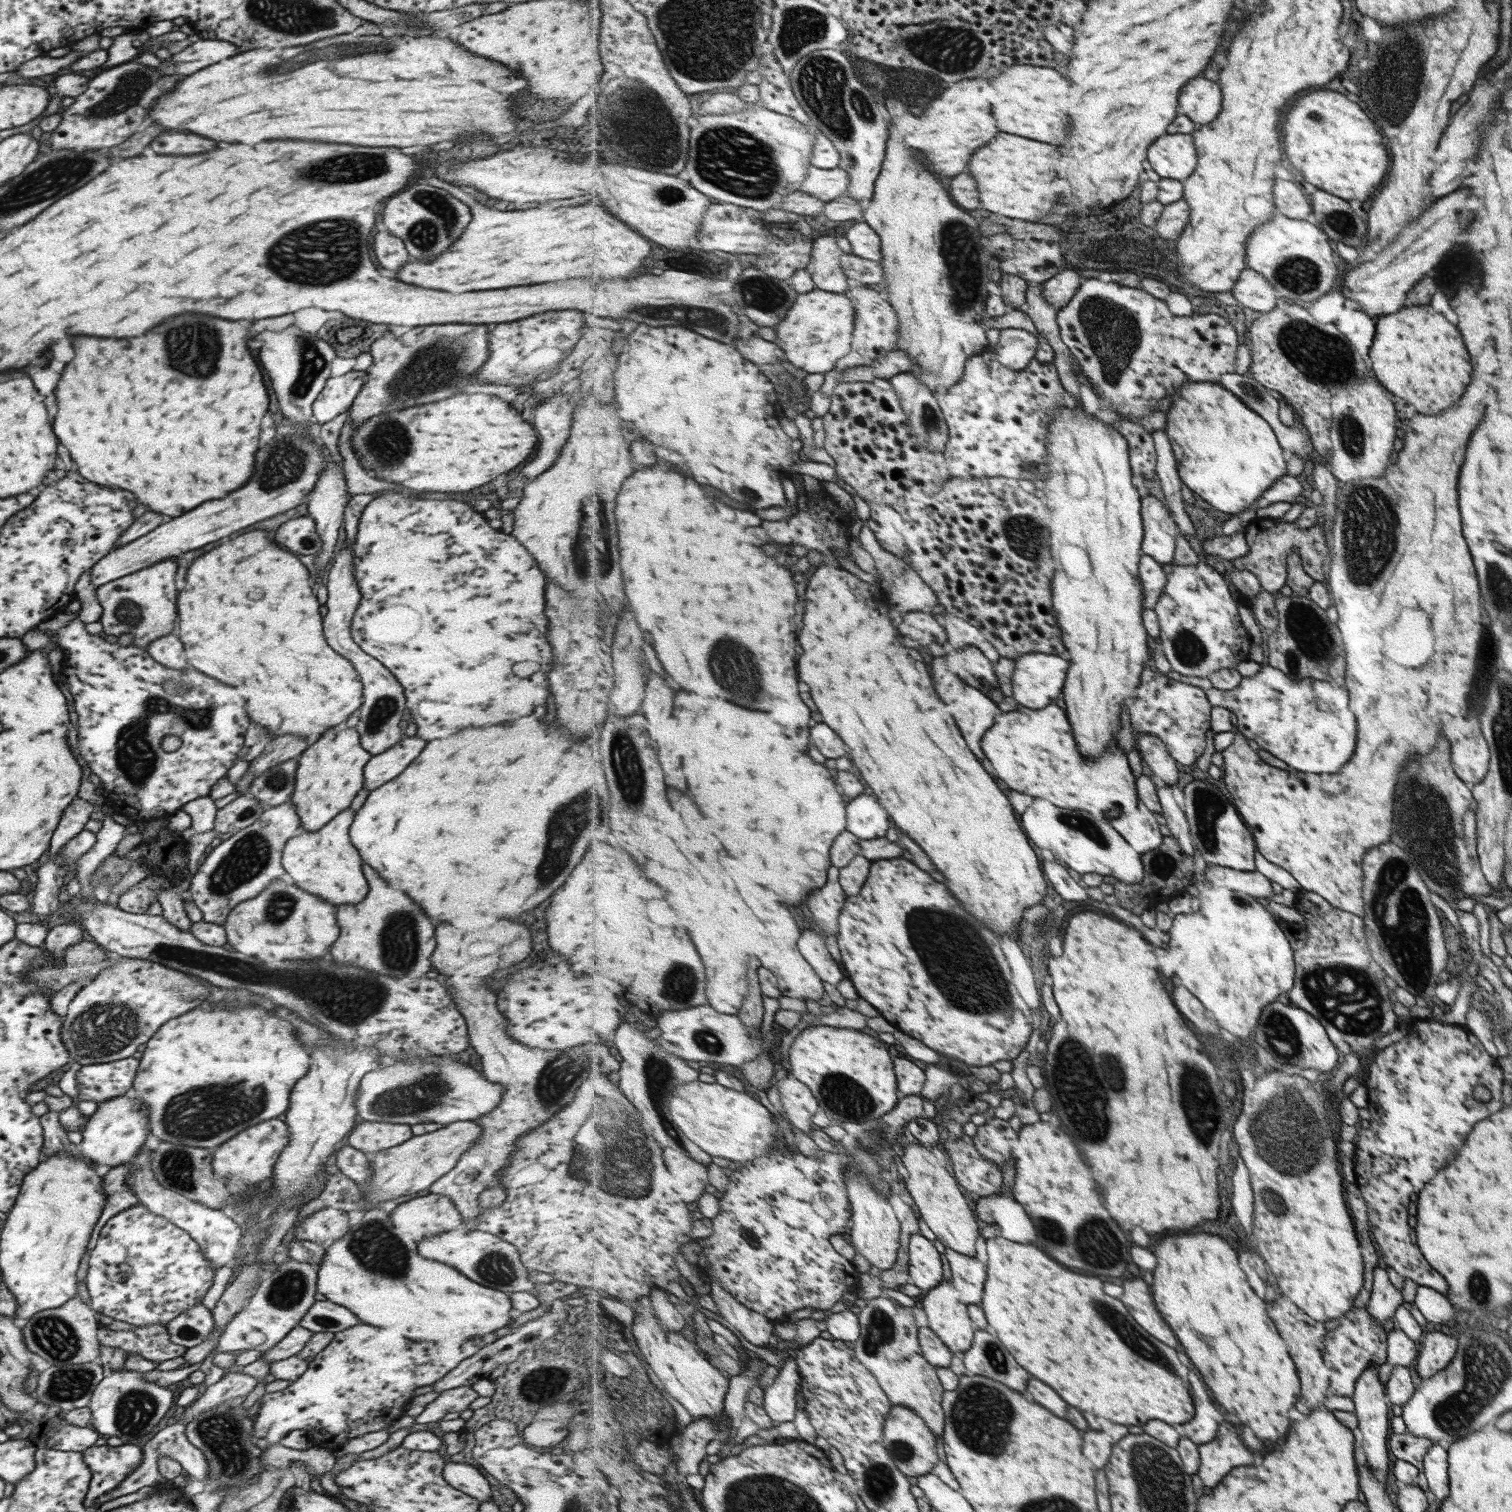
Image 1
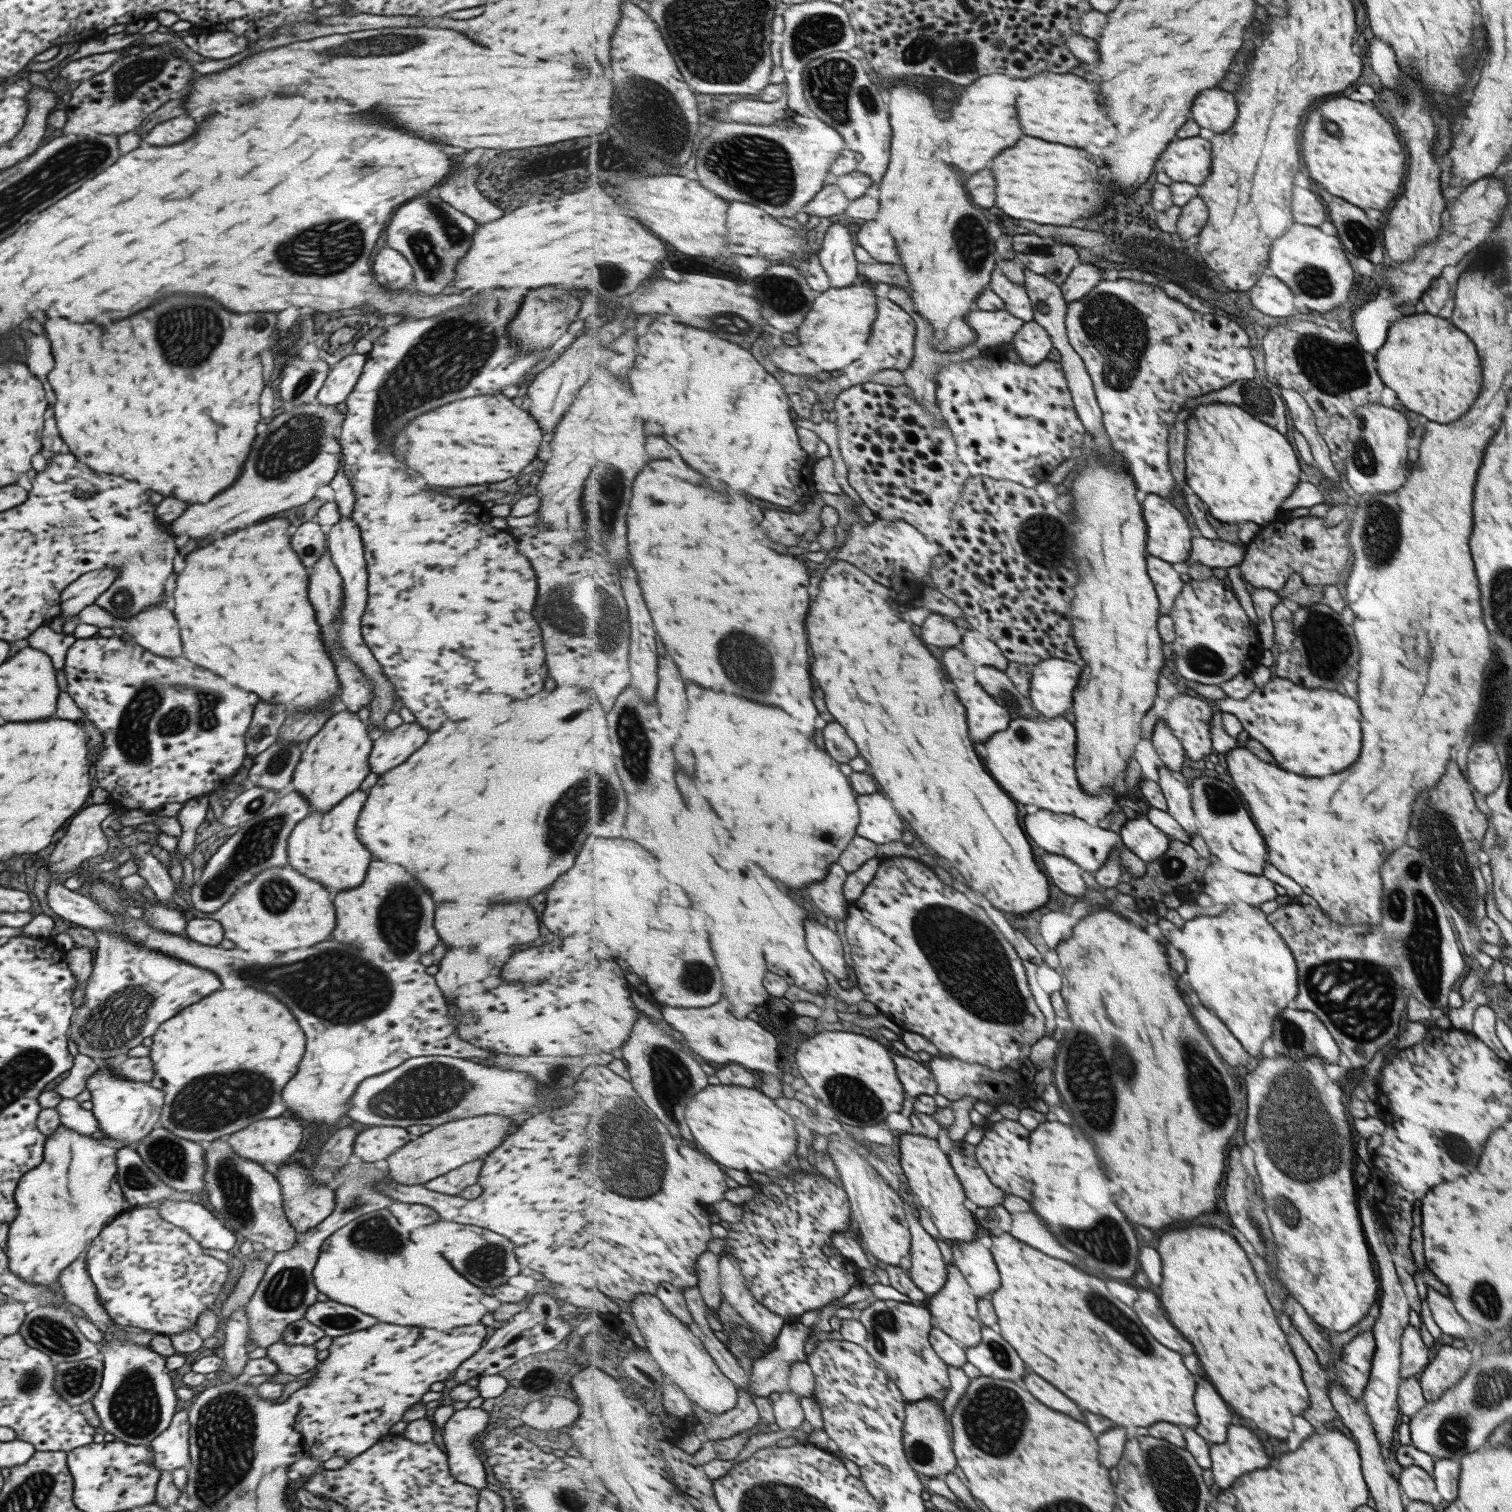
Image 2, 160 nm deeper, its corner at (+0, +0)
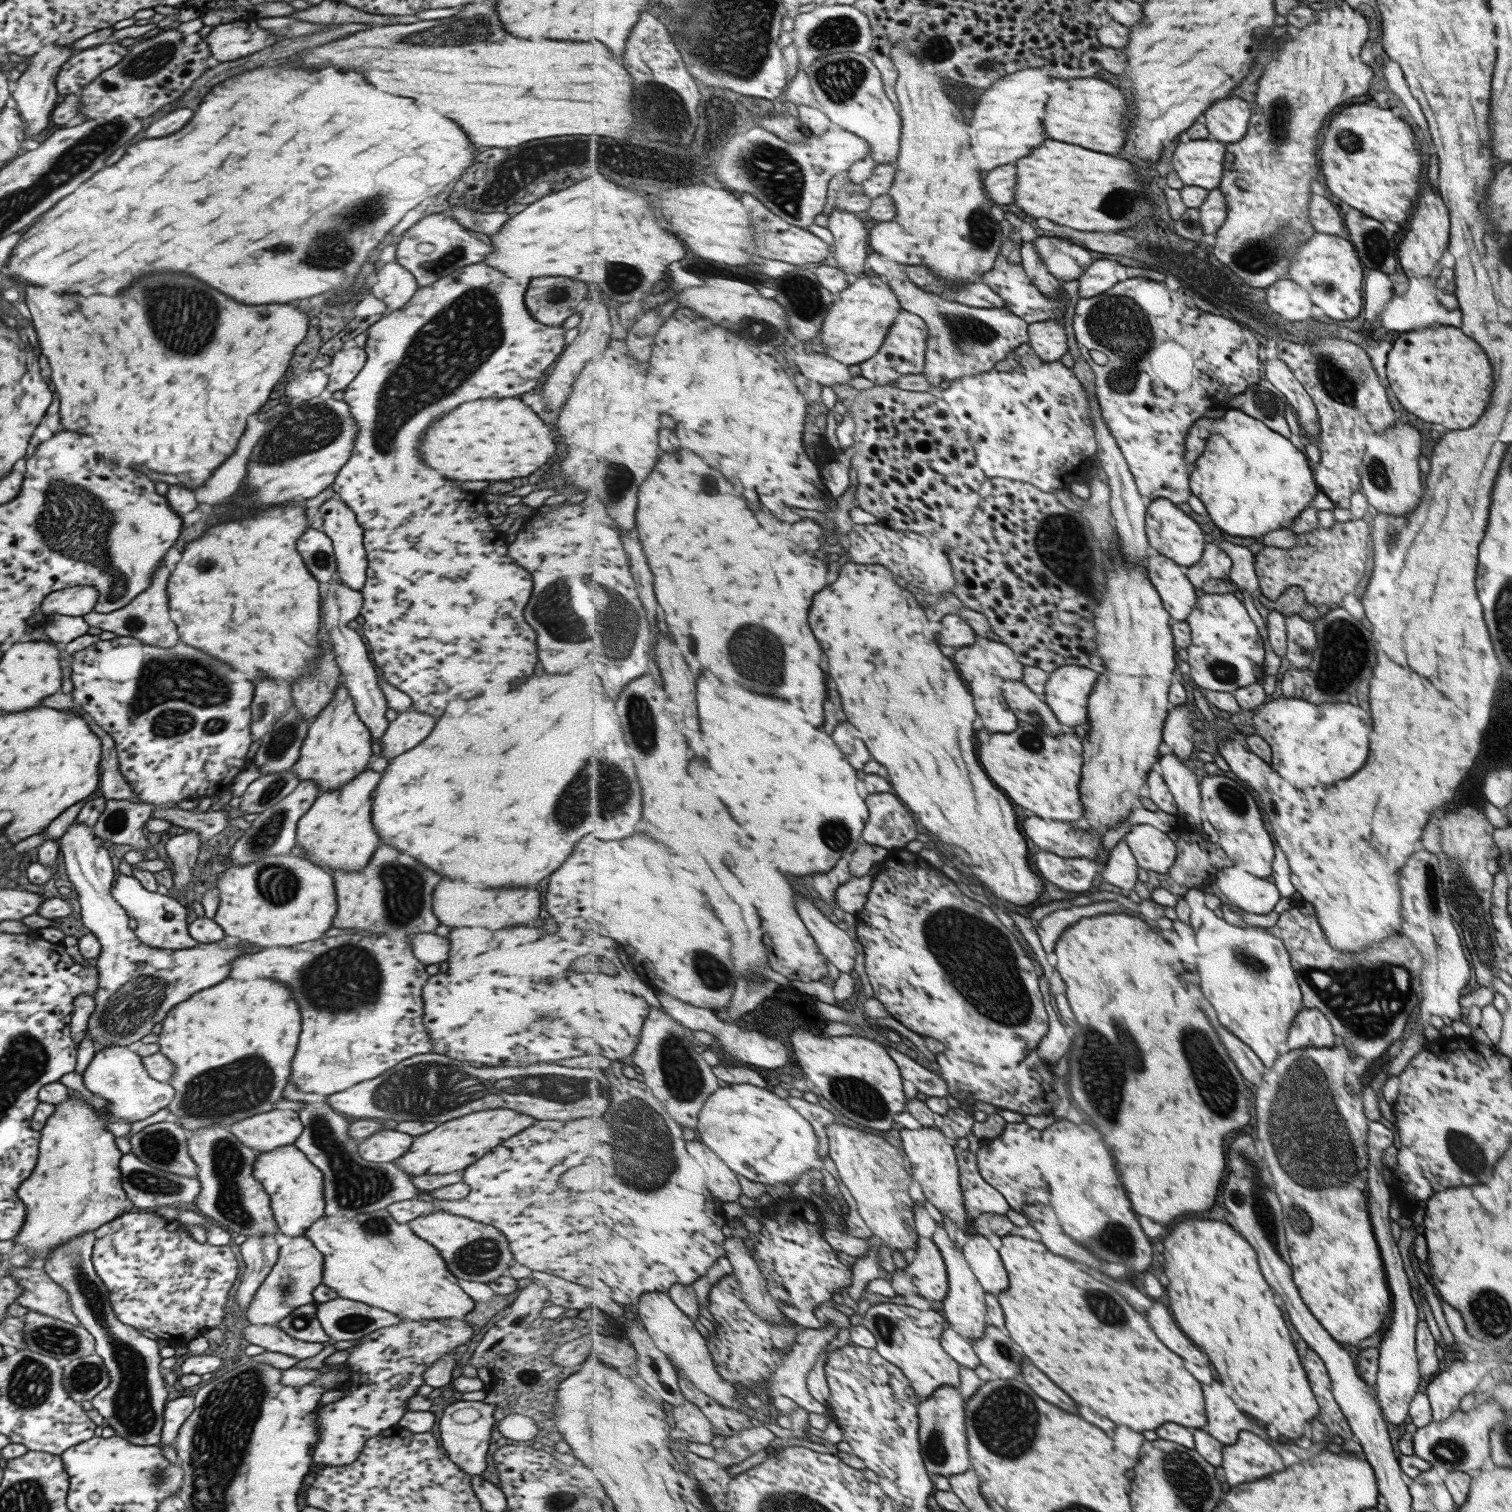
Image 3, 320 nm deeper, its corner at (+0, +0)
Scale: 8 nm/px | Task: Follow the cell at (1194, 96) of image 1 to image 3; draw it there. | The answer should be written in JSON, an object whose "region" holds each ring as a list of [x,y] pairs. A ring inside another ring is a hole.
{"region":[[[1231,95],[1216,101],[1206,112],[1205,118],[1214,139],[1226,144],[1239,142],[1251,128],[1252,103]]]}

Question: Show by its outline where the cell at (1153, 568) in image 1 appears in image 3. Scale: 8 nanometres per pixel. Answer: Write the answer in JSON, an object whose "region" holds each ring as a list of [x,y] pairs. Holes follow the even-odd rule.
{"region":[[[1158,552],[1158,555],[1149,557],[1147,569],[1148,577],[1152,579],[1153,584],[1160,591],[1164,606],[1168,609],[1172,618],[1179,622],[1187,621],[1193,609],[1199,605],[1197,590],[1195,590],[1196,586],[1188,577],[1188,567],[1181,566],[1172,558]]]}

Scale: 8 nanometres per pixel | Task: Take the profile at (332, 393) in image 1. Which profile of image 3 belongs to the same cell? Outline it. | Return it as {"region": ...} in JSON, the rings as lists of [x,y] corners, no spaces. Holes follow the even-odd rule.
{"region":[[[352,344],[335,352],[329,363],[328,382],[324,394],[329,396],[336,390],[343,390],[349,382],[354,380],[365,359],[366,354],[363,348]]]}

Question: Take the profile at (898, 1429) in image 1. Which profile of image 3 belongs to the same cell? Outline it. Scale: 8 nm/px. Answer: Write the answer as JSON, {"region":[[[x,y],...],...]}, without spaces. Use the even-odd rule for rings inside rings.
{"region":[[[945,1385],[920,1404],[920,1441],[925,1466],[932,1476],[951,1477],[973,1468],[967,1430],[967,1403],[958,1387]]]}

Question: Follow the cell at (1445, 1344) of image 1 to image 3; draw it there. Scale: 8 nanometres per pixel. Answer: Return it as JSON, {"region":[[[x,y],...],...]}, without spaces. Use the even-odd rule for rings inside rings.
{"region":[[[1462,1359],[1453,1361],[1449,1367],[1442,1366],[1435,1375],[1428,1377],[1425,1396],[1427,1396],[1432,1410],[1432,1420],[1441,1422],[1449,1418],[1453,1410],[1458,1410],[1459,1400],[1476,1388],[1487,1368],[1488,1365],[1485,1365],[1482,1360],[1470,1362]]]}

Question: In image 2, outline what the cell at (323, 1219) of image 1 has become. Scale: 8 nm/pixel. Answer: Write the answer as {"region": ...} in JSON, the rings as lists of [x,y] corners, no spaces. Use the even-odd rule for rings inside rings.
{"region":[[[299,1161],[277,1165],[274,1177],[277,1179],[281,1189],[281,1209],[283,1209],[285,1219],[289,1222],[291,1228],[295,1230],[295,1233],[305,1234],[305,1232],[320,1225],[325,1218],[329,1217],[329,1214],[332,1214],[335,1206],[332,1187],[312,1183],[310,1170],[301,1166]]]}

